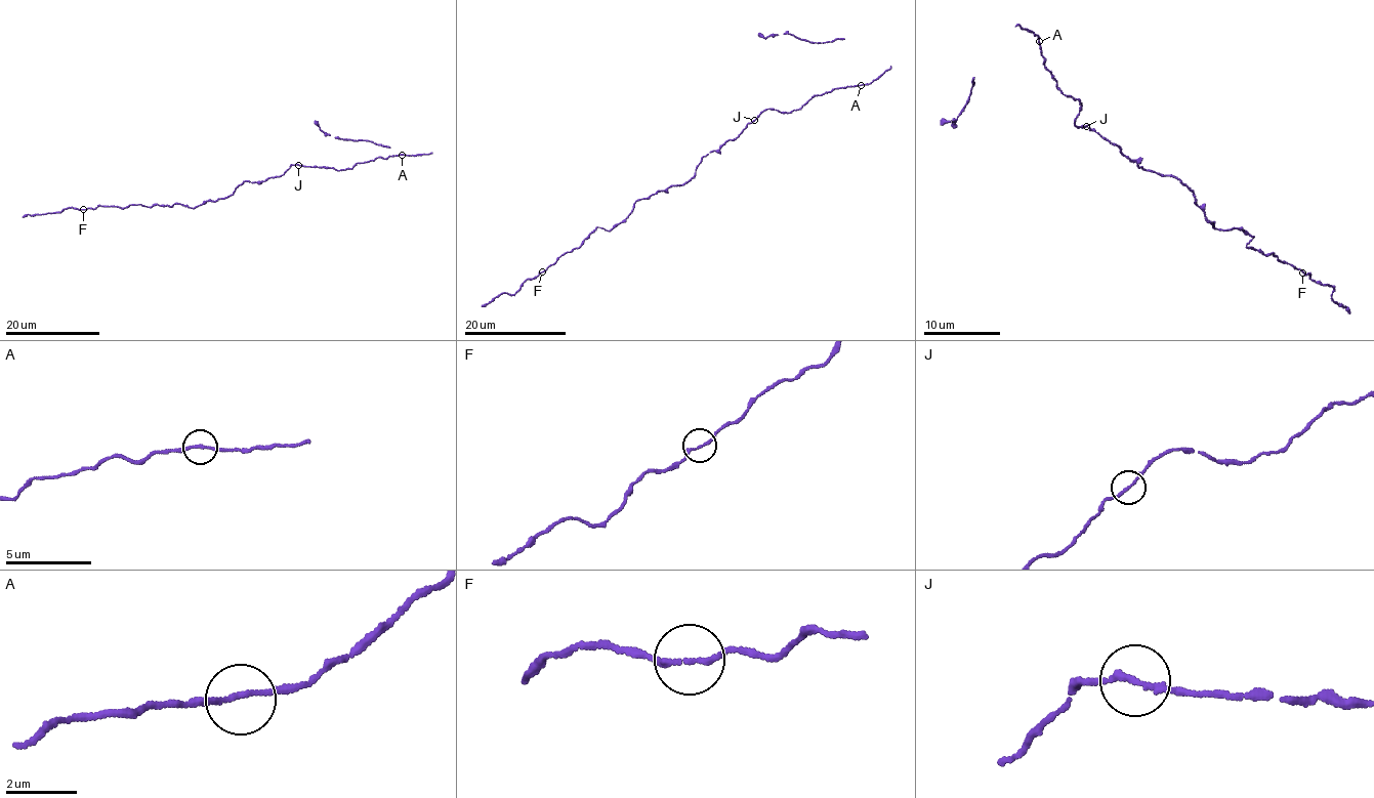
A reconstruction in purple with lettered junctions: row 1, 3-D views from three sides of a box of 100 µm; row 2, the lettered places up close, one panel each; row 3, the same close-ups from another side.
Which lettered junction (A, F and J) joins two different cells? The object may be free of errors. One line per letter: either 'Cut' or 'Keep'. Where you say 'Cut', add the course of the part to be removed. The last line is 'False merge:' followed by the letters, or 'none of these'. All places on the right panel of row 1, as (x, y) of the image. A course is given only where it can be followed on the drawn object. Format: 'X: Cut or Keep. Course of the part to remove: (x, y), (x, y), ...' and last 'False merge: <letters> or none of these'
A: Keep
F: Keep
J: Keep
False merge: none of these

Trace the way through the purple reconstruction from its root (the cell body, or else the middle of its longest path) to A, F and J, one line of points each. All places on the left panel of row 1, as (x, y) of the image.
A: (250, 181), (275, 177), (298, 164), (339, 170), (379, 157), (402, 155)
F: (250, 181), (239, 185), (233, 194), (193, 208), (177, 203), (172, 207), (138, 204), (83, 209)
J: (250, 181), (275, 177), (298, 164)

